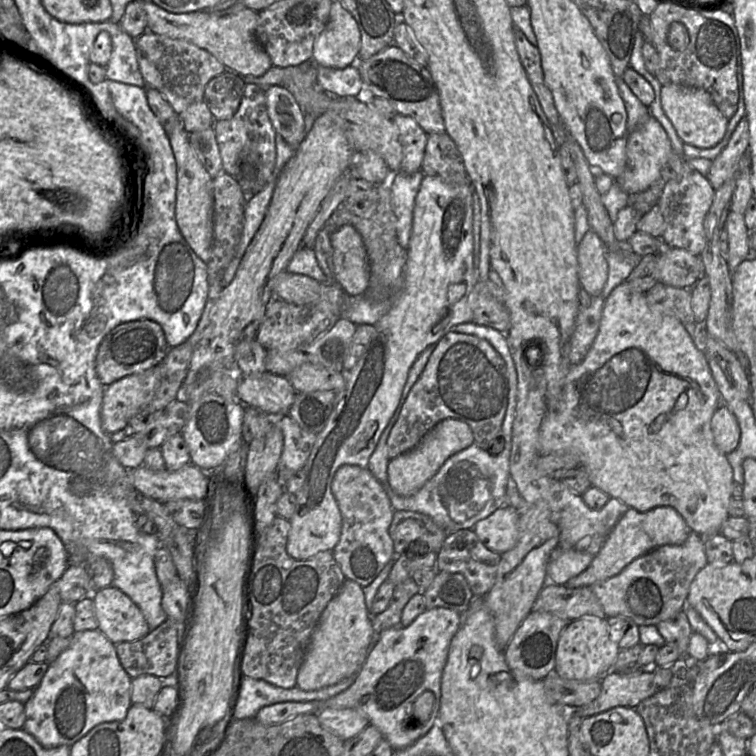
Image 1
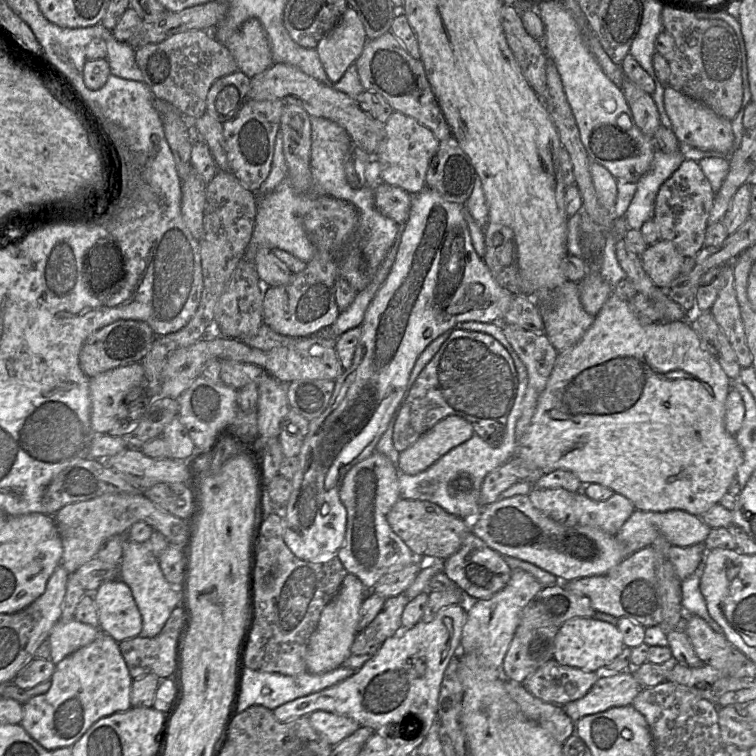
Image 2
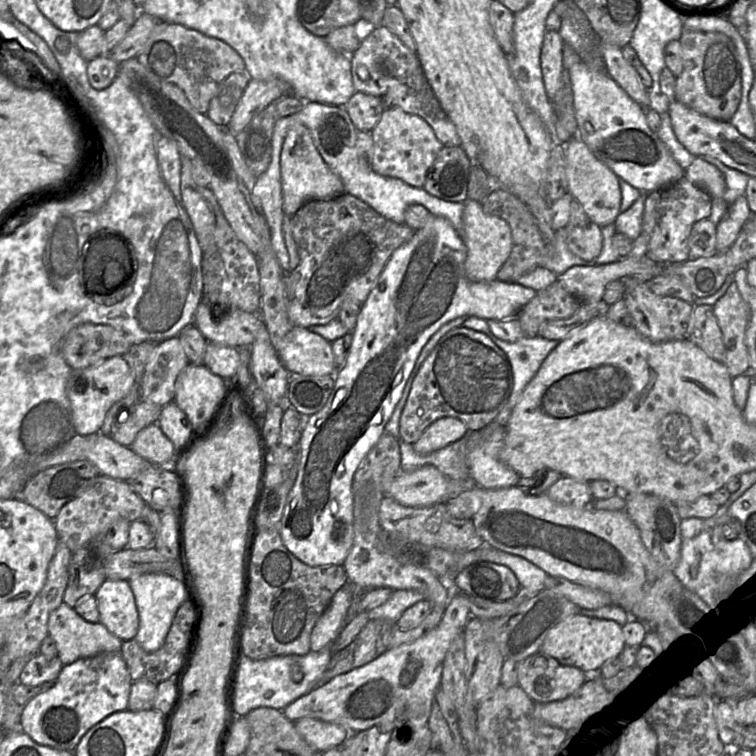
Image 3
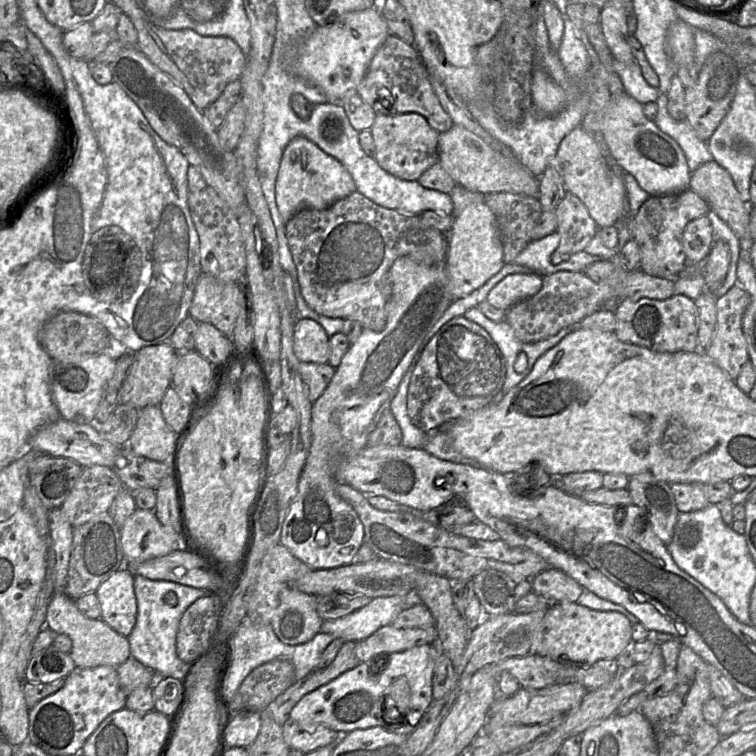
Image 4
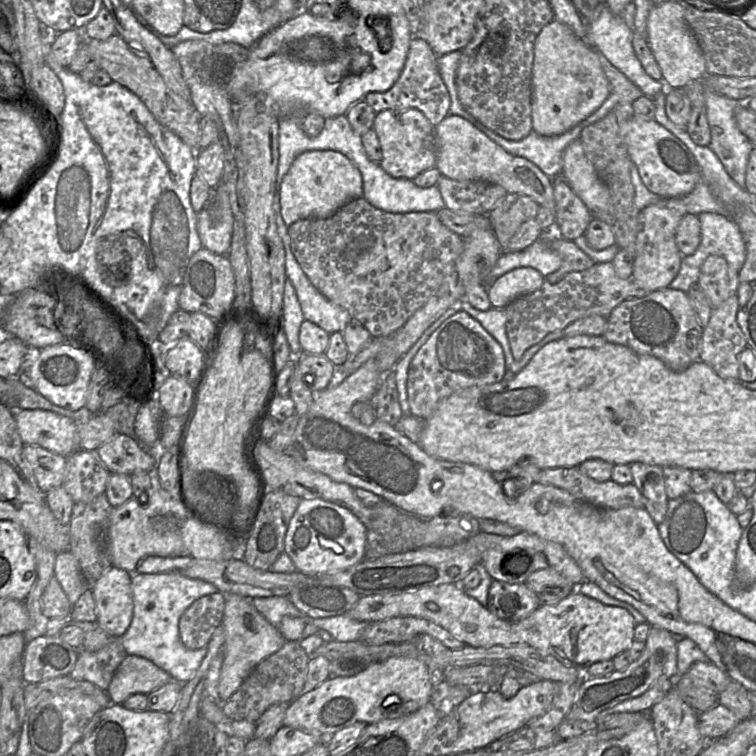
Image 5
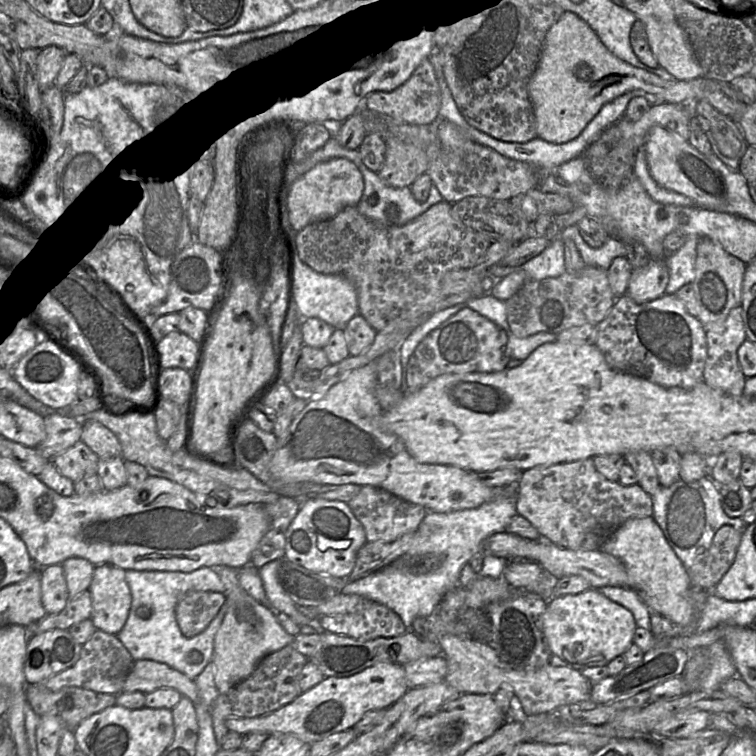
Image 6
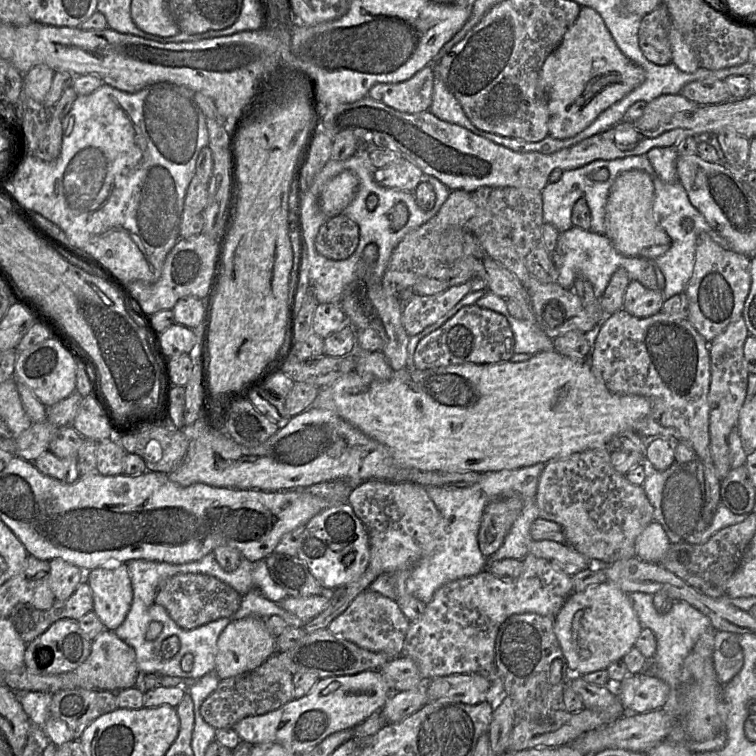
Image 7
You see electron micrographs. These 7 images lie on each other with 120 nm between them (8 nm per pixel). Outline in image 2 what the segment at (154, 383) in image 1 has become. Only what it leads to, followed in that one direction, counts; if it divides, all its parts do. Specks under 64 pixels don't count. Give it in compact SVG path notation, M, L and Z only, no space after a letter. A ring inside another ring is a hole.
M140 363L113 368L90 378L90 424L95 434L108 432L121 421L118 410L132 388L145 380Z

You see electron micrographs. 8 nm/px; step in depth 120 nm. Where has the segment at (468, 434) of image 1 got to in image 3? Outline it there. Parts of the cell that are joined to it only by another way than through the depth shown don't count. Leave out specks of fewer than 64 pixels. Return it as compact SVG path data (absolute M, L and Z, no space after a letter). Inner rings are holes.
M444 417L430 424L412 446L419 455L427 455L467 437L469 433L460 419Z

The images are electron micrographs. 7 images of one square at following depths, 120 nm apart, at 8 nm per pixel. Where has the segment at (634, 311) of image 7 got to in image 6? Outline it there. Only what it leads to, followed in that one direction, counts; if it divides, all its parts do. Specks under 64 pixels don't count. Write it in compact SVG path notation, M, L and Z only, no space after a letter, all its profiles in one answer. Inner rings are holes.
M650 259L646 266L632 270L626 294L637 304L647 303L665 294L668 281L664 259Z

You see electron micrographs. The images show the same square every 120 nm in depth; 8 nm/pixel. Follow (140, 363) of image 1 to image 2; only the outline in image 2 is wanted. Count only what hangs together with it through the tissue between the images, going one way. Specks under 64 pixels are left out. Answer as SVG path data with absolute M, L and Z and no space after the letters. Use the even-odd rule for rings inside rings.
M118 320L92 333L79 353L79 364L90 379L100 373L128 364L139 363L149 352L156 336L151 327L143 321Z

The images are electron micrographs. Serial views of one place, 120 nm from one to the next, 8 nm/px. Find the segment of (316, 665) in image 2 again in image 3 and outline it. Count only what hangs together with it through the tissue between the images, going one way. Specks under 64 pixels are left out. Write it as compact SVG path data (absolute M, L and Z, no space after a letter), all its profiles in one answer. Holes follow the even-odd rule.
M349 582L338 589L316 622L310 636L310 650L319 651L338 637L353 602L354 586Z

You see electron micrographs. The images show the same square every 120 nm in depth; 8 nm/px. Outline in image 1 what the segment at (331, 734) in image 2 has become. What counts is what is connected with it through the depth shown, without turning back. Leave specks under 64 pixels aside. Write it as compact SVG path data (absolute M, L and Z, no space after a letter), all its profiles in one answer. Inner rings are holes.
M326 708L318 712L317 718L322 727L343 741L354 738L370 724L362 713L353 708Z

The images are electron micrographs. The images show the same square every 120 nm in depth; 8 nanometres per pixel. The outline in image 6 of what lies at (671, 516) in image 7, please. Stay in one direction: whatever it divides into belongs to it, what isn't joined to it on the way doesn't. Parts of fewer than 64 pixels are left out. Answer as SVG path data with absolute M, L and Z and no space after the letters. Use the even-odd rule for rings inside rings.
M710 477L690 483L679 479L669 487L660 485L651 495L651 499L652 517L685 568L690 568L694 559L708 550L719 528L730 525L739 531L744 531L747 526L742 517L732 518L724 512L718 485Z

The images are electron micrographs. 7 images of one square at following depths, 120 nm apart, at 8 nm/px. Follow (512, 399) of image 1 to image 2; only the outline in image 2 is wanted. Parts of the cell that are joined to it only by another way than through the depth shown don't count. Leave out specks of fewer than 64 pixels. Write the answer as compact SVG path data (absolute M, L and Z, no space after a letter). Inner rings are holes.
M466 321L458 329L482 332L492 336L507 350L514 362L518 377L517 393L504 427L503 437L498 444L493 444L474 434L468 441L453 448L428 469L417 475L408 475L398 471L398 481L400 497L435 503L450 514L471 522L483 508L480 504L480 490L484 478L515 456L515 426L522 413L522 404L528 386L528 373L524 363L507 341L500 323Z

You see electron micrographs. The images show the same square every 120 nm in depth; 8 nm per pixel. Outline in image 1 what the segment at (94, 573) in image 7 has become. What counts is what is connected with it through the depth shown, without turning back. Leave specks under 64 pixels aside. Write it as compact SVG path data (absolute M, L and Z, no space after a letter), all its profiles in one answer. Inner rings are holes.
M114 585L92 594L97 629L114 644L133 642L151 630L139 607Z

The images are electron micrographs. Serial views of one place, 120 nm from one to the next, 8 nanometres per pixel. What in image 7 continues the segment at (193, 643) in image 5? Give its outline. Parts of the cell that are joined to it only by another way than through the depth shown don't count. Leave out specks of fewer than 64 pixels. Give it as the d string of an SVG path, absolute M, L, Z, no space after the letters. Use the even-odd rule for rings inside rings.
M187 573L171 576L161 582L156 594L156 603L163 606L180 627L193 630L220 618L232 617L239 610L242 598L234 588L213 576Z

